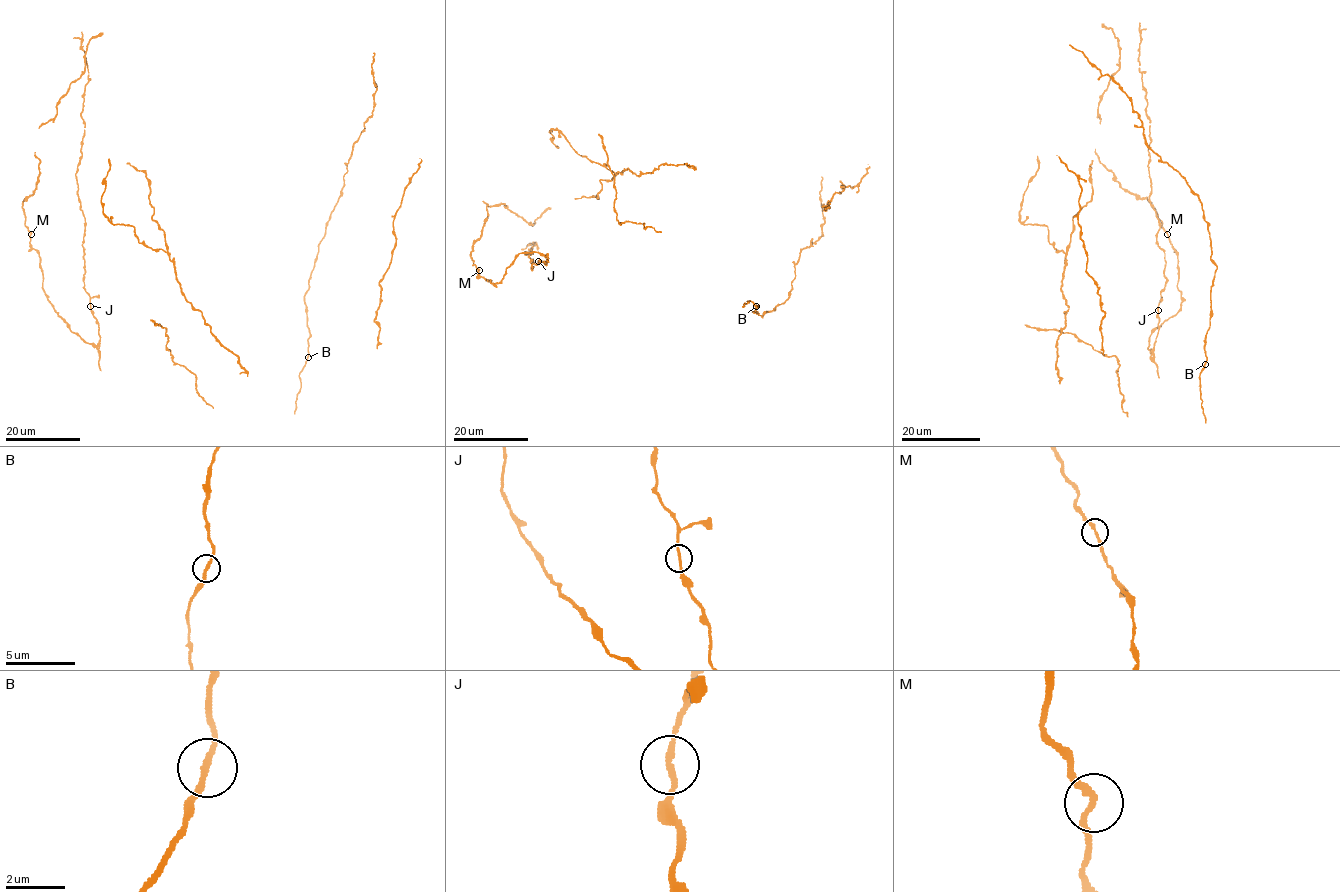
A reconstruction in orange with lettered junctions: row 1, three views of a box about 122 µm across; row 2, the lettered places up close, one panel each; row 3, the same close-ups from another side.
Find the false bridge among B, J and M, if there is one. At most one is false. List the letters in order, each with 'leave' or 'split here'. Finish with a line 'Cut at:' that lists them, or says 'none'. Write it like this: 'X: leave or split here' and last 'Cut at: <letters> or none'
B: leave
J: leave
M: leave
Cut at: none

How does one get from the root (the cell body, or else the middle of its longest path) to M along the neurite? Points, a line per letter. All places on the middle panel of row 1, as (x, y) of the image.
M: (531, 267), (548, 258), (537, 252), (520, 253), (506, 269), (502, 279), (495, 284), (481, 276), (479, 270)

